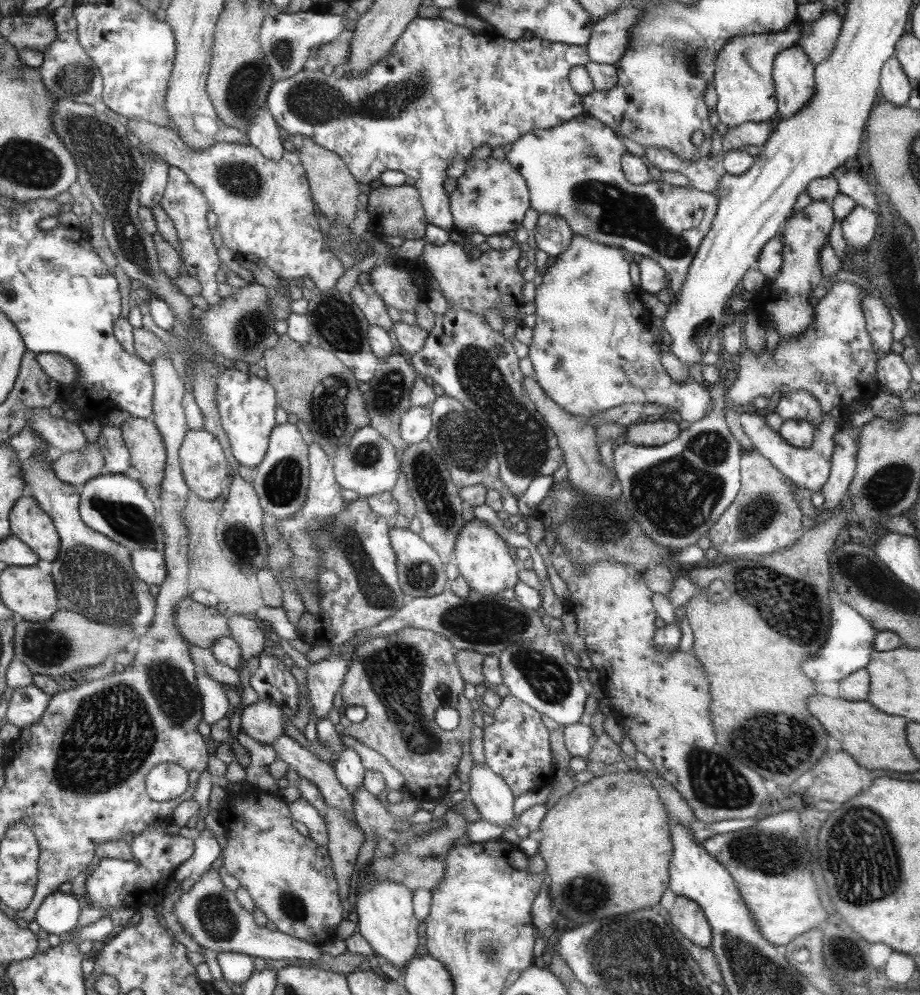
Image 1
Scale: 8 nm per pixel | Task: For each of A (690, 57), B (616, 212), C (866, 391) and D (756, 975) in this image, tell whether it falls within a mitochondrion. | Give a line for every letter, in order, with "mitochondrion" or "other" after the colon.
A: mitochondrion
B: mitochondrion
C: other
D: mitochondrion

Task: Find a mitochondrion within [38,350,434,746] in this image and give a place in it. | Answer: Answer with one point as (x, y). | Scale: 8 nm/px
(99, 585)

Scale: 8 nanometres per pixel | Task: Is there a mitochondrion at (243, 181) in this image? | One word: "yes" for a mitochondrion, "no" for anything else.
yes

